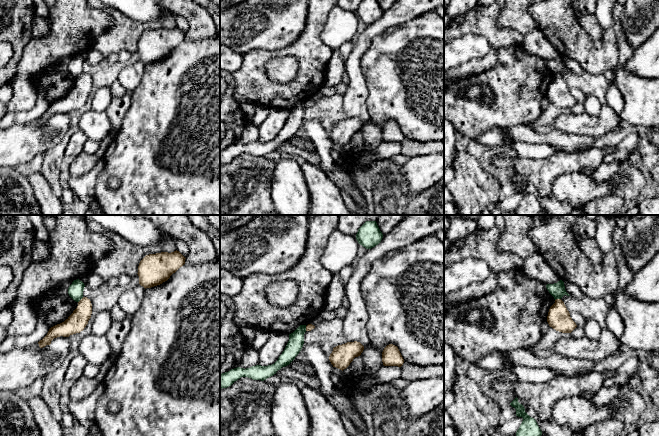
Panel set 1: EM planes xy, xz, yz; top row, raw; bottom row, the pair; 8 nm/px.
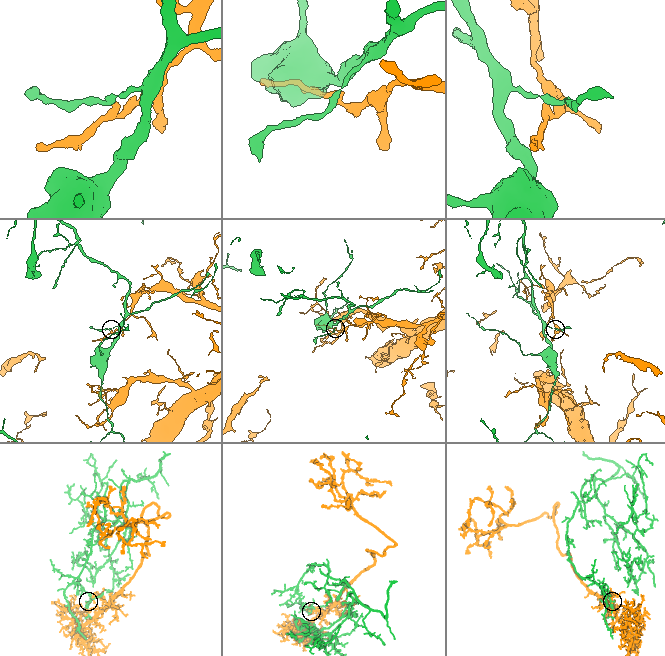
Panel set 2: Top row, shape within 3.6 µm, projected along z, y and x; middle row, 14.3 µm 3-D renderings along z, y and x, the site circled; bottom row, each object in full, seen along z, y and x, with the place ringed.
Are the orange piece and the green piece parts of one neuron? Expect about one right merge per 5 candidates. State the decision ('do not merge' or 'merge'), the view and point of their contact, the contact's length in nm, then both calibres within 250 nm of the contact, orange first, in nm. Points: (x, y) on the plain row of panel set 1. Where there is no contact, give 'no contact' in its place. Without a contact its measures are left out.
do not merge | yz (557, 75) | 50 nm | 180/120 nm

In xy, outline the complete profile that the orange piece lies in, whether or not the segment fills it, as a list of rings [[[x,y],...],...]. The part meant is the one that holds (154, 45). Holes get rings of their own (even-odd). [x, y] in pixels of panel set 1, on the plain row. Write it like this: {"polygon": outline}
{"polygon": [[[177,26],[146,31],[138,42],[139,60],[145,65],[162,60],[185,40],[185,35]]]}

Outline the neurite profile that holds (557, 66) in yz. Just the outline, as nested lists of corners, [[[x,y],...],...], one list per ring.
[[[562,56],[554,60],[547,60],[546,64],[549,67],[549,69],[554,73],[555,76],[561,75],[564,71],[570,72],[566,68],[564,58]]]

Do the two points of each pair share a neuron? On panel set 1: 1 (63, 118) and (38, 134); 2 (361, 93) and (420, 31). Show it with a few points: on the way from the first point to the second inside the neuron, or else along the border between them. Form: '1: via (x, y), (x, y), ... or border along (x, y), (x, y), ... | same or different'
1: via (57, 124), (47, 134), (44, 134) | same
2: border along (361, 63), (361, 71), (367, 87), (367, 110) | different

